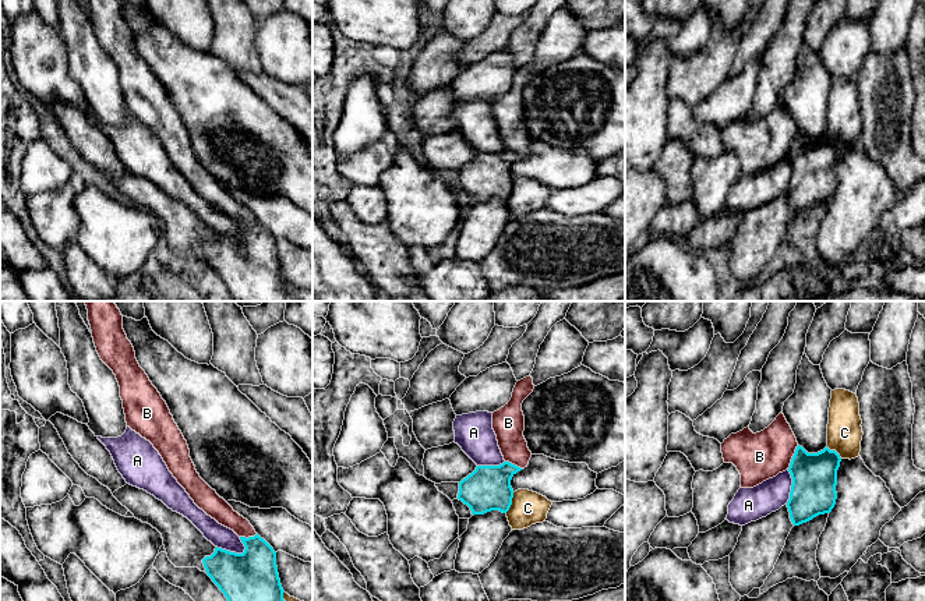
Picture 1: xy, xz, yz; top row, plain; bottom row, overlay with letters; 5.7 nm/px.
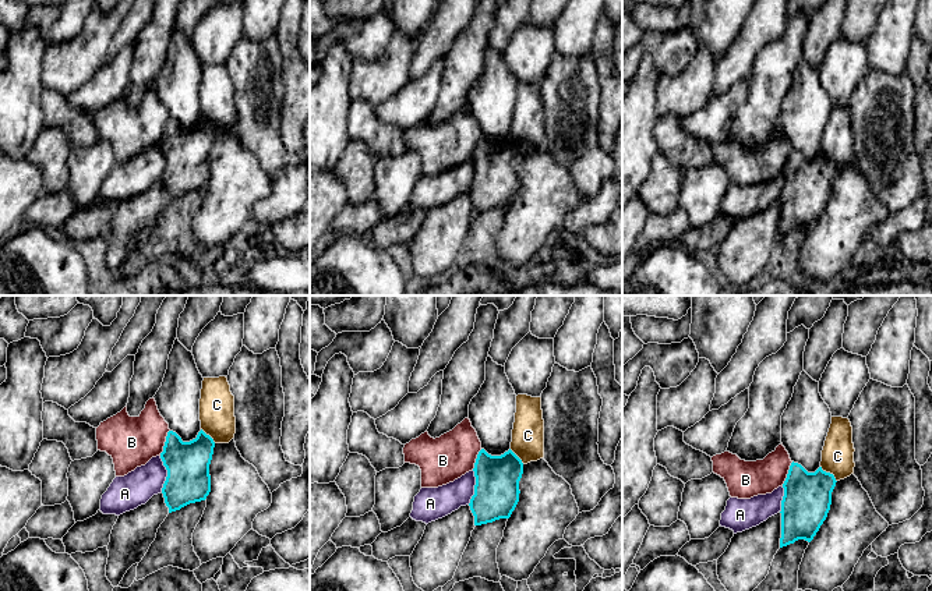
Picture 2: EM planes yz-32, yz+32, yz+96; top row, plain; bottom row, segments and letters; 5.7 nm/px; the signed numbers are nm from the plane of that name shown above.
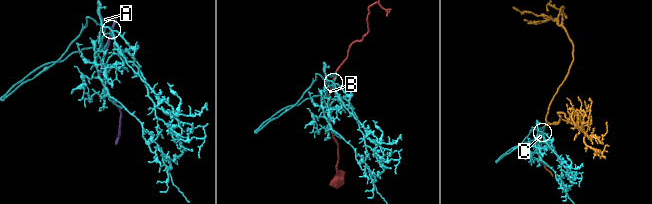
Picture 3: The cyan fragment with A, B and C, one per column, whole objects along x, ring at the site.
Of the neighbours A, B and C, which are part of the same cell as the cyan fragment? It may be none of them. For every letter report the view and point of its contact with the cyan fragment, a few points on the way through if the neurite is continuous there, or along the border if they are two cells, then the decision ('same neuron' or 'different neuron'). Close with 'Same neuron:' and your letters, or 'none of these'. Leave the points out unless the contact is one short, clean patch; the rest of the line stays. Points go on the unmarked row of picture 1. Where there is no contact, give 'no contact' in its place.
A: xy (232, 240) | same neuron
B: yz (793, 145) | different neuron
C: xz (511, 190) | different neuron
Same neuron: A

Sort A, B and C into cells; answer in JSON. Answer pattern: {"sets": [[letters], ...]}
{"sets": [["A"], ["B"], ["C"]]}

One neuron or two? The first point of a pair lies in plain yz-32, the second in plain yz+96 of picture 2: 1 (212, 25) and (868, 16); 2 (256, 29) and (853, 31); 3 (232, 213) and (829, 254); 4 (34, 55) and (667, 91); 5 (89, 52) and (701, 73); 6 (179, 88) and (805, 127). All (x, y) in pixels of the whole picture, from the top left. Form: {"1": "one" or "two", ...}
{"1": "two", "2": "two", "3": "one", "4": "two", "5": "one", "6": "one"}

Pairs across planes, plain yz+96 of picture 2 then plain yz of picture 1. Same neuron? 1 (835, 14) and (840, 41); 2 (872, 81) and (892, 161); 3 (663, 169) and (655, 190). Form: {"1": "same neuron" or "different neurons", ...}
{"1": "different neurons", "2": "same neuron", "3": "different neurons"}

